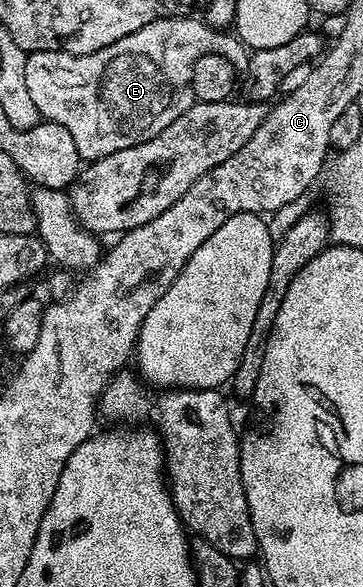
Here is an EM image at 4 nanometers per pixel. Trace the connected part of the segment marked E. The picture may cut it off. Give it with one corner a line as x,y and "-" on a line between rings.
151,21
147,25
143,25
139,30
114,41
113,44
98,49
97,52
89,54
71,54
63,50
32,51
27,56
25,62
25,83
31,99
33,99
35,106
37,106
40,117
46,121
61,124
63,128
68,128
70,136
73,137
73,142
77,146
80,159
92,162
99,158
104,158
107,155
111,155
113,152
121,151
123,148
132,147
133,144
143,143
145,140
152,139
153,136
164,131
173,120
177,120
178,116
183,115
190,106
194,105
195,97
190,88
193,64
195,64
197,59
203,54
218,54
219,56
225,57
225,60
229,60
237,72
245,72
247,70
248,60
251,55
248,47
230,31
220,30
216,27
195,22
154,23

